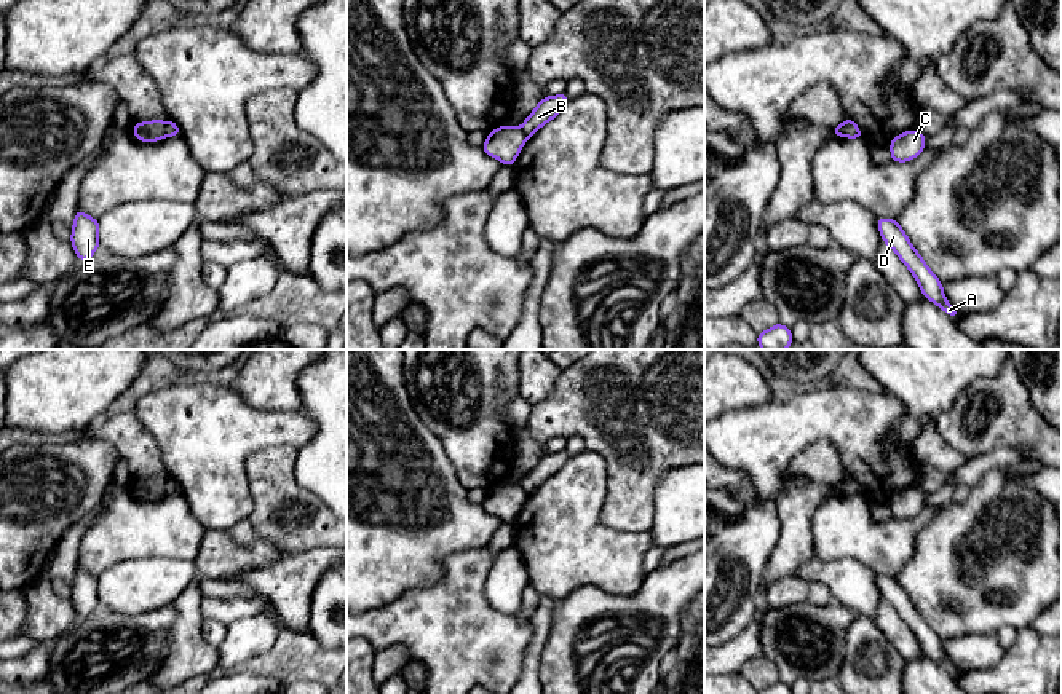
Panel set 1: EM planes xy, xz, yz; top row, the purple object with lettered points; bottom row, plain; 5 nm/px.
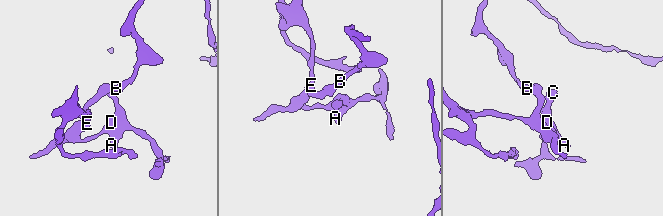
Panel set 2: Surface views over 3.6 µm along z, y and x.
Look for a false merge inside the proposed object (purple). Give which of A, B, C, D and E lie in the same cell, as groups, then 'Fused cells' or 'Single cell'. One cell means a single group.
Groups: A C D E / B. Fused cells

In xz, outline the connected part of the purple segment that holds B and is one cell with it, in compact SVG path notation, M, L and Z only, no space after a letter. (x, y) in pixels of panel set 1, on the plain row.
M562 450L559 453L543 455L535 467L525 475L521 487L530 495L535 491L545 480L559 474L561 467L569 461L570 455Z

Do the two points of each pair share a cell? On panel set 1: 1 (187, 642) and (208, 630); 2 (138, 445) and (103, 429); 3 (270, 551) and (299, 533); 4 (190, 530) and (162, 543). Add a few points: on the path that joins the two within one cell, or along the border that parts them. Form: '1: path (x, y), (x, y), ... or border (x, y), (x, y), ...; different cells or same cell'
1: border (202, 619), (202, 637), (214, 646); different cells
2: path (130, 437), (122, 429), (110, 429); same cell
3: border (249, 522), (257, 533), (270, 540), (285, 554); different cells
4: path (184, 533), (171, 533), (168, 536); same cell

